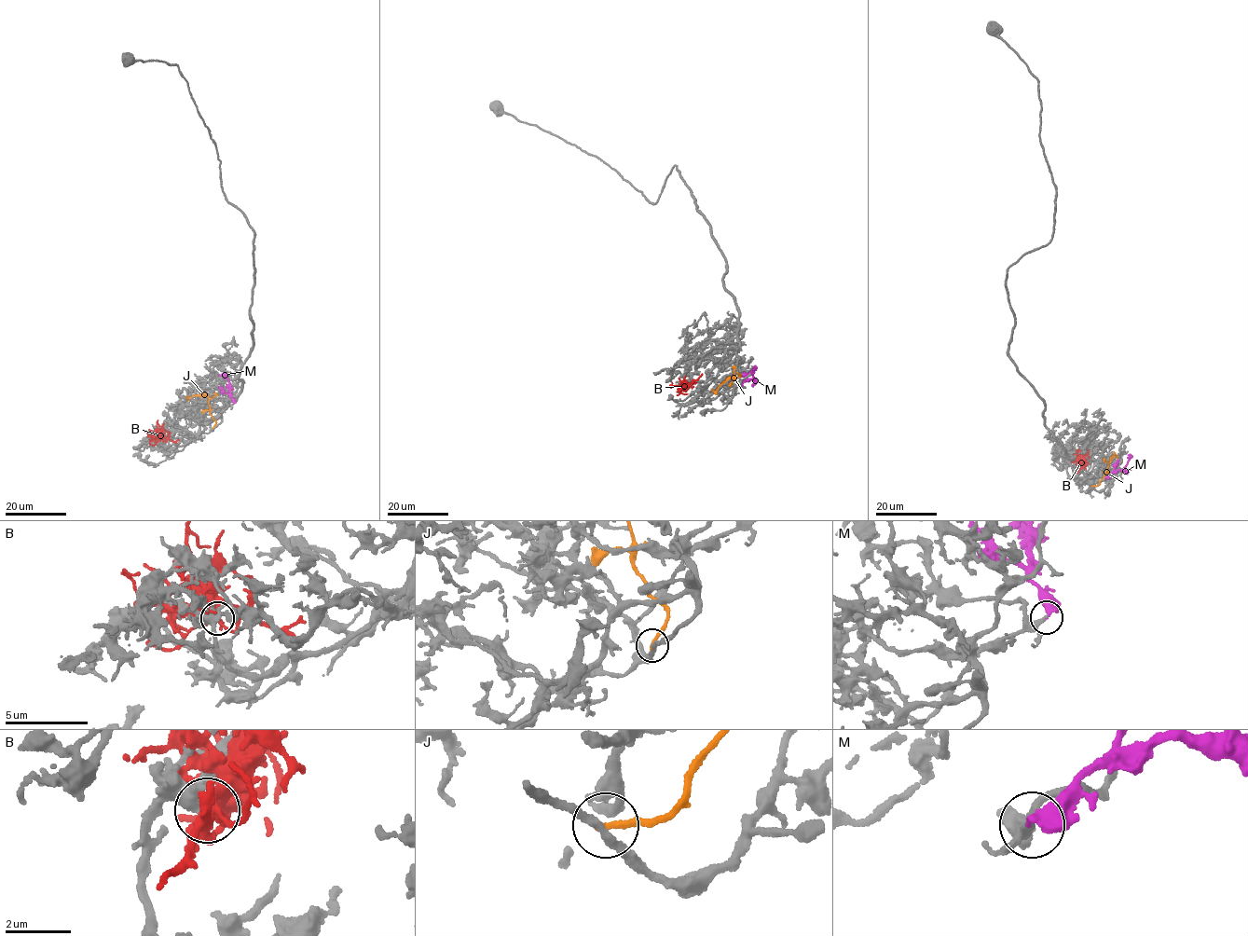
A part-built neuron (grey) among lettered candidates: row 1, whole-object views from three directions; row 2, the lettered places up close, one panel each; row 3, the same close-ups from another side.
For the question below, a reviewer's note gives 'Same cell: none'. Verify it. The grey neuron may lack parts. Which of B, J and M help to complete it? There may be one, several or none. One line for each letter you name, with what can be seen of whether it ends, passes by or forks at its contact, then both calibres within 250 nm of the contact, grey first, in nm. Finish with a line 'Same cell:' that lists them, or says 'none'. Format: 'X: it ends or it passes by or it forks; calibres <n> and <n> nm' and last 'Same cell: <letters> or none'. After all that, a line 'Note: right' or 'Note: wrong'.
M: it ends; calibres 180 and 480 nm
Same cell: M
Note: wrong

